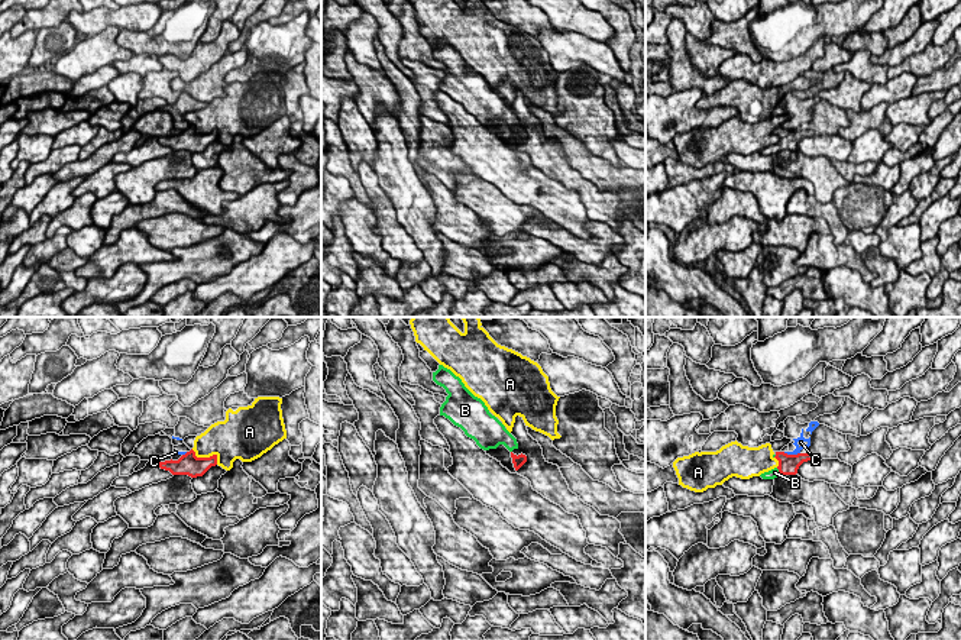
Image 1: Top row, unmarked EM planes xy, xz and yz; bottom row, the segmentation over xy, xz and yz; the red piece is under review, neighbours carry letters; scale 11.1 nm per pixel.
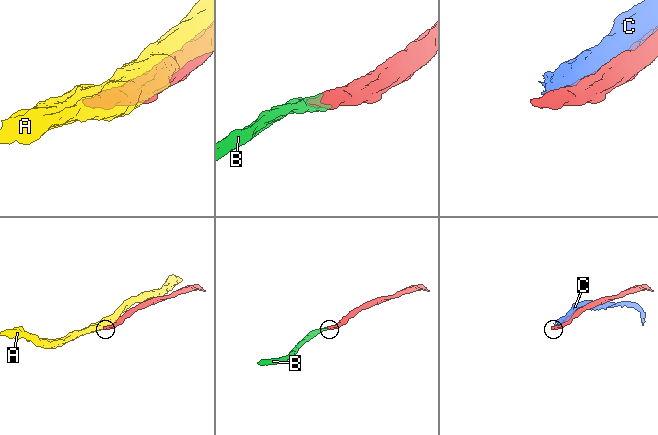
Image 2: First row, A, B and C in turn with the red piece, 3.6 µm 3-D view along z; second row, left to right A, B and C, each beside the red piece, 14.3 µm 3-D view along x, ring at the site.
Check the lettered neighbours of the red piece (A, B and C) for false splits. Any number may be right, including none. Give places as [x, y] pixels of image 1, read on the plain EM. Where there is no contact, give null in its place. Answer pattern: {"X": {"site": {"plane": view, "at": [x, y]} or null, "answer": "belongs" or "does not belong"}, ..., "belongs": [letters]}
{"A": {"site": {"plane": "xy", "at": [207, 133]}, "answer": "does not belong"}, "B": {"site": {"plane": "yz", "at": [779, 146]}, "answer": "belongs"}, "C": {"site": {"plane": "yz", "at": [792, 131]}, "answer": "does not belong"}, "belongs": ["B"]}

